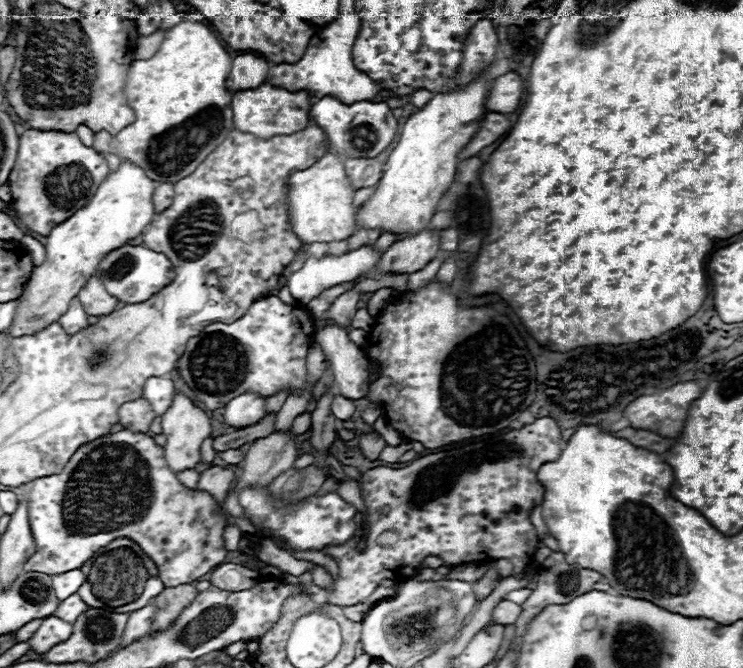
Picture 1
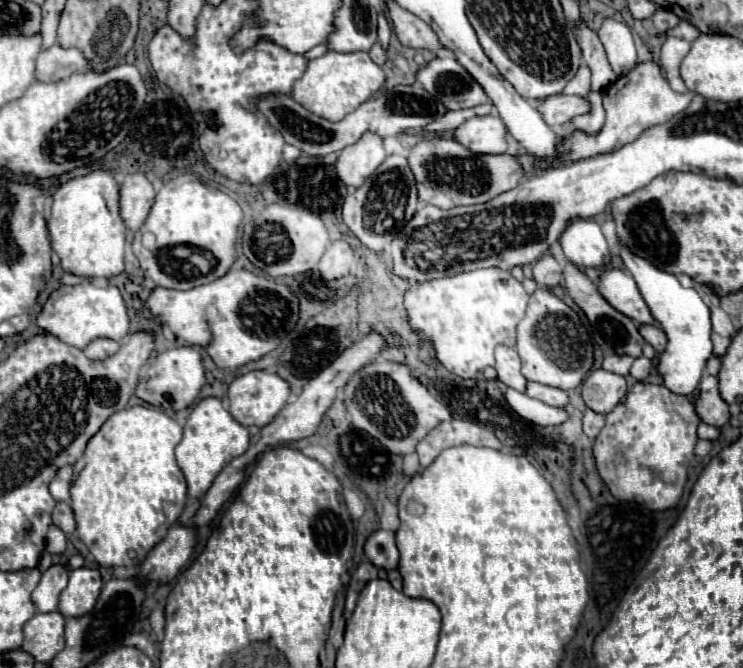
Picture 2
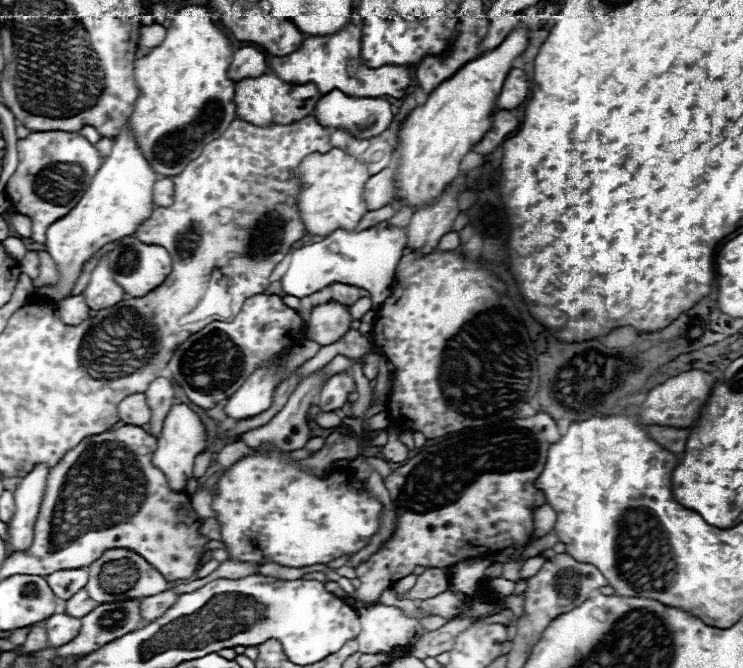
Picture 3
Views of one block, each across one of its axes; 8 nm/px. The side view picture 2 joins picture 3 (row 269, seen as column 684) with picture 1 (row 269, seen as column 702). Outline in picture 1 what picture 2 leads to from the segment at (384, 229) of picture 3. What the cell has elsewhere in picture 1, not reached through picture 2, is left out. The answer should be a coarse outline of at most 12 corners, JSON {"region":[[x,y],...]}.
{"region":[[374,248],[310,258],[288,278],[298,304],[322,290],[368,274],[380,260]]}

